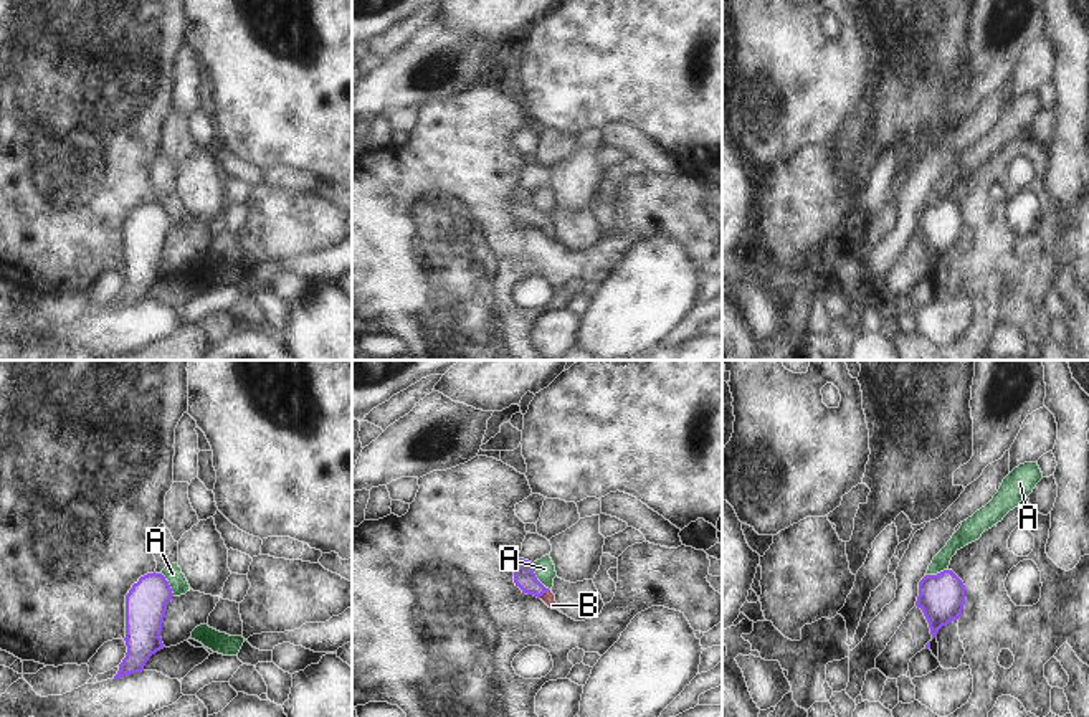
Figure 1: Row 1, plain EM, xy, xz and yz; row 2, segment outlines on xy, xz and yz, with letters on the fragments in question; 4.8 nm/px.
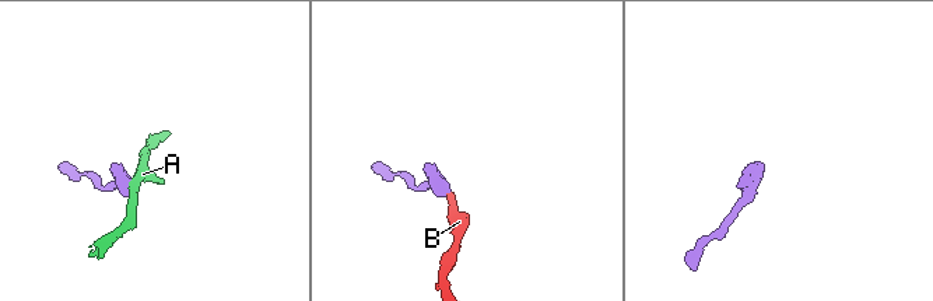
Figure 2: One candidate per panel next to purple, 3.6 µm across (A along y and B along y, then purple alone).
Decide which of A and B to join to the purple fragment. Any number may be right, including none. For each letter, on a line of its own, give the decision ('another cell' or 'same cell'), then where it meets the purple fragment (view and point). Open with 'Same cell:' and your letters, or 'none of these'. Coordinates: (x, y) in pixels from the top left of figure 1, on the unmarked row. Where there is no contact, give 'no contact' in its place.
Same cell: B
A: another cell; contact xz (536, 207)
B: same cell; contact xz (544, 222)

